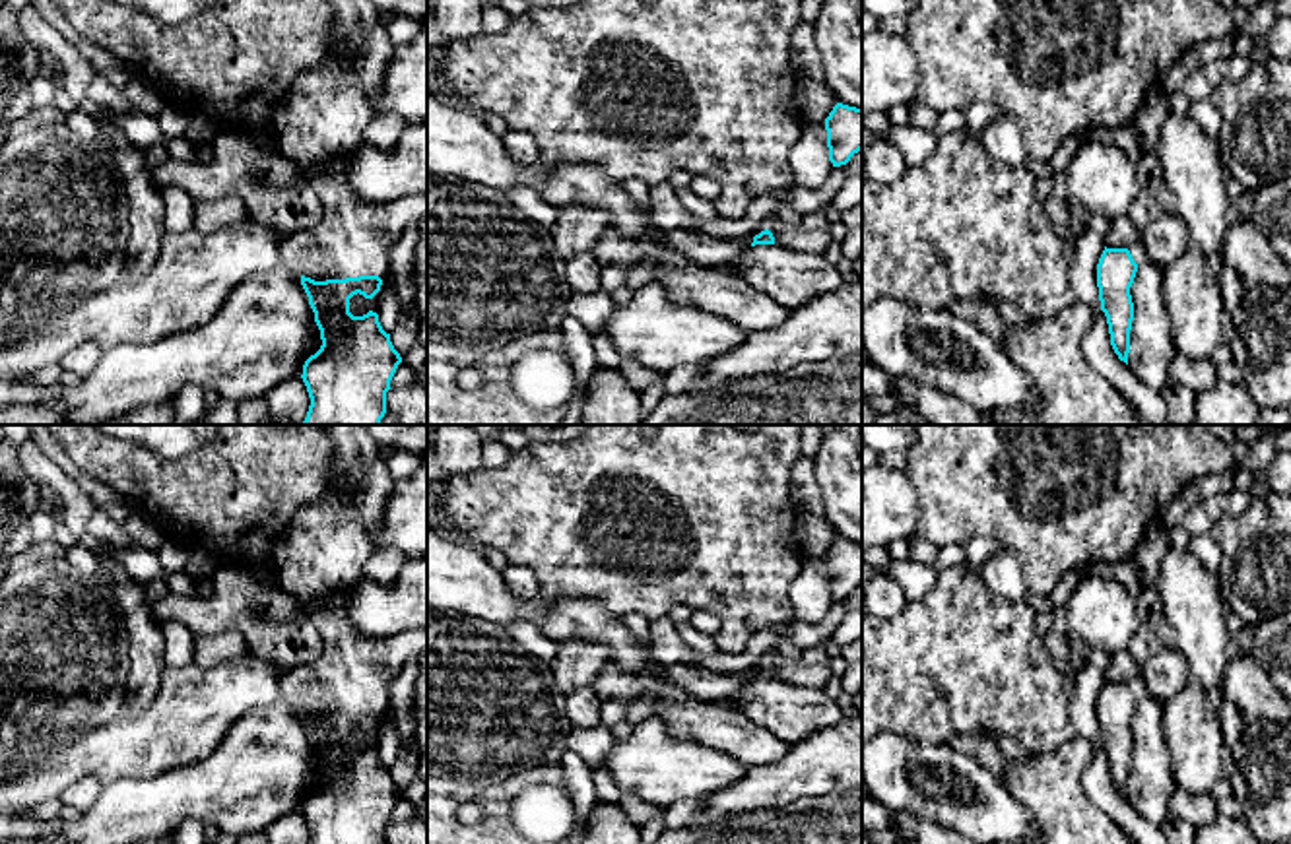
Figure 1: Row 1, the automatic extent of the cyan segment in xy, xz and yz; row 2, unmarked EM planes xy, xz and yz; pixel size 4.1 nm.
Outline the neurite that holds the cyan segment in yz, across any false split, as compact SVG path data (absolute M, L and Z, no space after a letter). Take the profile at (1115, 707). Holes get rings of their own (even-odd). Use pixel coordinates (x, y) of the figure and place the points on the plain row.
M1138 675L1128 683L1103 685L1097 698L1097 722L1101 745L1107 751L1110 780L1120 795L1128 799L1130 764L1134 755L1134 737L1130 722L1138 700L1145 697L1143 677Z

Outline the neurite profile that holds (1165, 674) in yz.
M1161 648L1143 665L1140 665L1143 677L1145 697L1155 700L1169 700L1190 683L1188 664L1173 648Z

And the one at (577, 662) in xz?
M571 638L555 642L555 658L549 662L549 669L557 691L567 695L575 689L592 687L606 664L610 664L608 648Z

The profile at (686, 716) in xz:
M606 664L596 675L592 689L600 702L619 698L627 708L633 700L650 697L654 702L652 716L668 726L672 737L699 741L724 751L745 768L780 761L790 749L784 739L761 728L740 710L705 702L670 685L662 665L627 673L619 665Z

